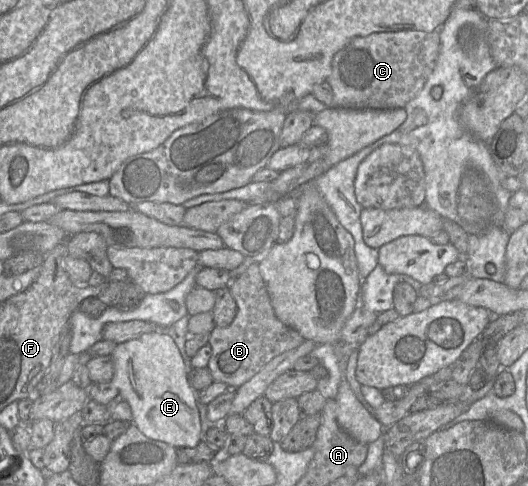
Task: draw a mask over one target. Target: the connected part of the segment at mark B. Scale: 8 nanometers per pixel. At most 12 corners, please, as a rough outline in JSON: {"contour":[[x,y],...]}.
{"contour":[[258,263],[229,290],[207,369],[235,390],[304,339],[276,317]]}

